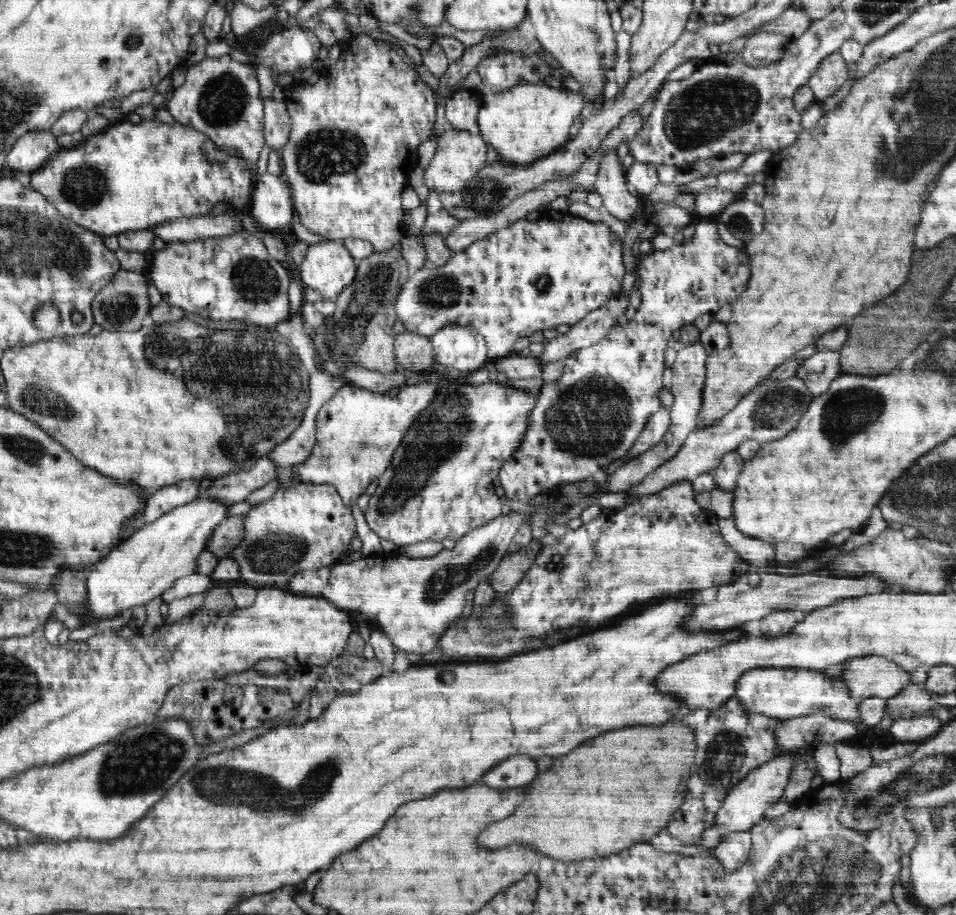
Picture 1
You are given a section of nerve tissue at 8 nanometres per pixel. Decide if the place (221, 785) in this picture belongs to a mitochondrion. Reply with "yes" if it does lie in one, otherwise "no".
yes

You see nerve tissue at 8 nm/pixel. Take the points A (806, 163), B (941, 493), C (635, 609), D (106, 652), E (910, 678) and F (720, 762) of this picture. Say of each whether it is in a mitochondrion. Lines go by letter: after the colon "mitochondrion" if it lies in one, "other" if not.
A: other
B: mitochondrion
C: other
D: other
E: other
F: mitochondrion

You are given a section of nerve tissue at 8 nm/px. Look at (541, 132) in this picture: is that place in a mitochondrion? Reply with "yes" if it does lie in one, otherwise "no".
no

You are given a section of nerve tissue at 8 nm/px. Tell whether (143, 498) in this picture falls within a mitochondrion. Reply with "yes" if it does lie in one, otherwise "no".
no

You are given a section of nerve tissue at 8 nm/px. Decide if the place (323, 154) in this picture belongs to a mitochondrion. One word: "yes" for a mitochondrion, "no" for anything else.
yes

